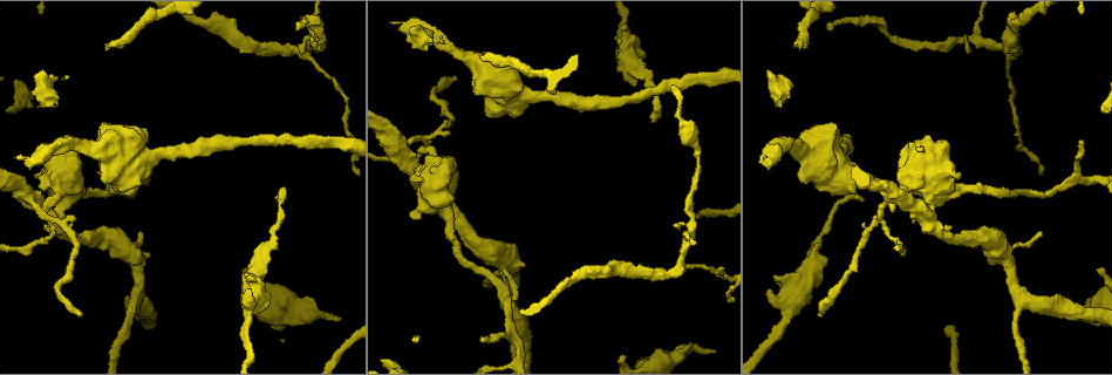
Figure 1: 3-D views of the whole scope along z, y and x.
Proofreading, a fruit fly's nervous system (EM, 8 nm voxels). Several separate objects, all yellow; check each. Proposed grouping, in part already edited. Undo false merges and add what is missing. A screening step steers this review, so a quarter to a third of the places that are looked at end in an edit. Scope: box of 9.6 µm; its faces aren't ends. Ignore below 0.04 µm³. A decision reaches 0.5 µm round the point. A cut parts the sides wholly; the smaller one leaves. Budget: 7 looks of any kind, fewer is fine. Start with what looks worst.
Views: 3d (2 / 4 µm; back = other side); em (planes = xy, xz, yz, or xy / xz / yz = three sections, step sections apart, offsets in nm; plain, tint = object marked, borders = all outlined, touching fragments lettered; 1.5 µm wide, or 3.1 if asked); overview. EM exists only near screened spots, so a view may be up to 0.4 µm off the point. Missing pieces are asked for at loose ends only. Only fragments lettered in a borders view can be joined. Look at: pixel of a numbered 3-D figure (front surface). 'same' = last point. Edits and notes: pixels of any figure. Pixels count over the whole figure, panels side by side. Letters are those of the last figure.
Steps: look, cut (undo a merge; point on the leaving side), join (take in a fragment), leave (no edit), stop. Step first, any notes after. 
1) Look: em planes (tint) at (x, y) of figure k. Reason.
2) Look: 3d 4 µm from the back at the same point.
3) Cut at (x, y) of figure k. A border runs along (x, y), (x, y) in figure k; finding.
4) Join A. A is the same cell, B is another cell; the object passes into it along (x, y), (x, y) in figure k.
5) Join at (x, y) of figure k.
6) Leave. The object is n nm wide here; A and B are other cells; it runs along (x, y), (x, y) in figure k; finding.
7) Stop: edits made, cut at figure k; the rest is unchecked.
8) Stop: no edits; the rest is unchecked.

Look: 3d 4 µm at (246, 288) of figure 1. Free end.

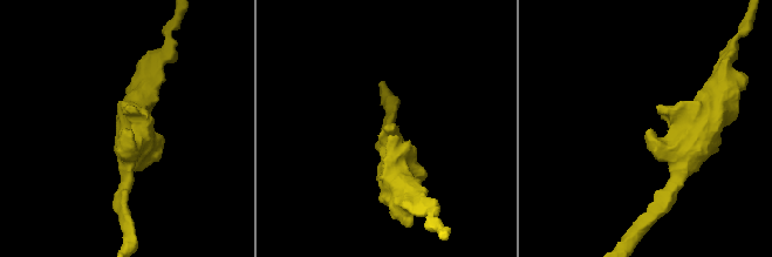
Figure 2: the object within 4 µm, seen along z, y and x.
Look: em yz step 4 (borders) at (383, 127) of figure 2.

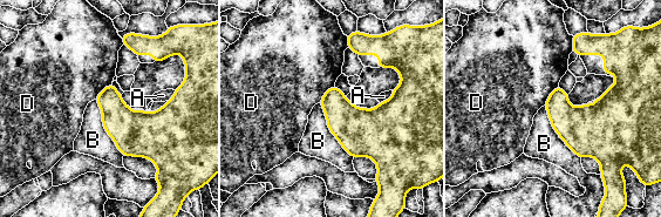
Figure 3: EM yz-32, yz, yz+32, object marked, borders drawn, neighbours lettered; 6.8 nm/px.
Look: em planes (borders) at the same point.

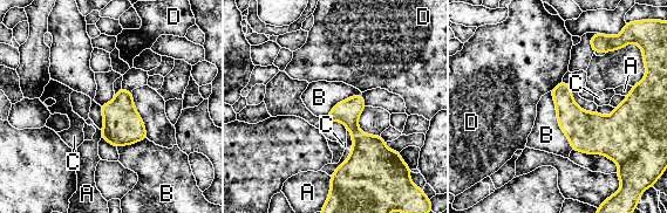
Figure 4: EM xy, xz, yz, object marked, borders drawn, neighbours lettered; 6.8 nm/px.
Leave. The longest contact is with B, 420 nm; A, B, C and D are other cells; a border runs along (550, 91), (557, 123), (572, 149) in figure 4; none of them fits.

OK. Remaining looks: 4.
Look: em planes (borders) at (820, 314) of figure 1.

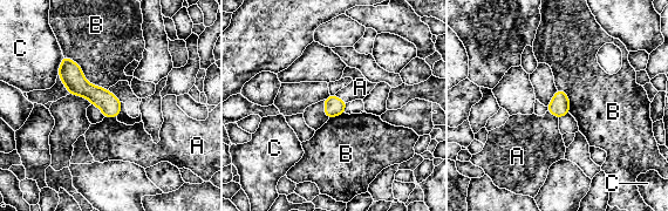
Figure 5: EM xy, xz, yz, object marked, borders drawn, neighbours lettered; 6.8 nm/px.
Join A. The longest contact is with B, 380 nm; A is the same cell, B and C are other cells; the object passes into it along (107, 102), (110, 117), (109, 140) in figure 5; the neuron continues.

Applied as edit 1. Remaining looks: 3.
Look: 3d 4 µm at (676, 269) of figure 1. Sudden change in width.

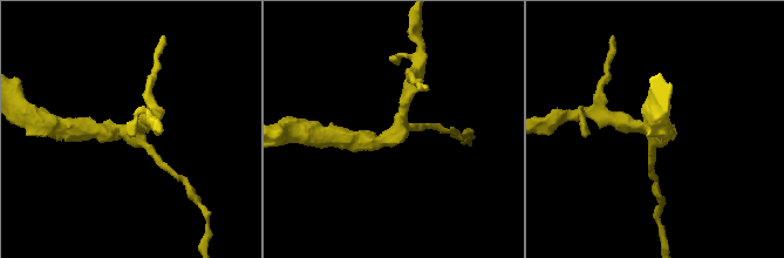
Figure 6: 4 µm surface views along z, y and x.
Look: em planes (plain) at (392, 135) of figure 6.

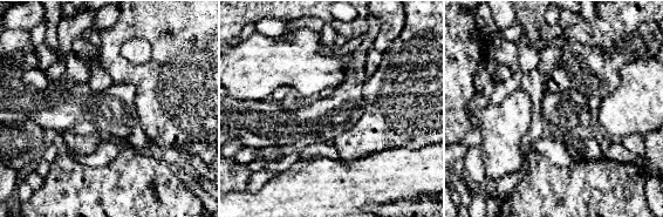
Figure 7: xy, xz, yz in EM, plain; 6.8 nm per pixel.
Look: em planes (borders) at the same point.

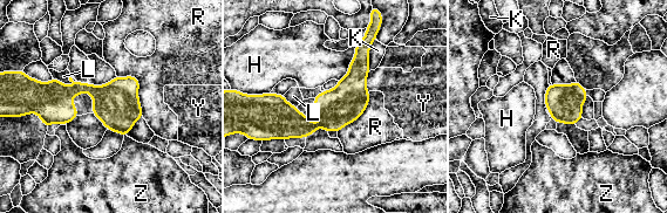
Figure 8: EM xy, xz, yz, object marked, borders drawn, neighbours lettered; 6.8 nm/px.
Leave. H, K, L, R, Y and Z are other cells; 3 arms meet here; it runs along (367, 45), (320, 124), (266, 116) in figure 8; all the same neuron.

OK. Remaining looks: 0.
Stop: edits made, join at figure 5; the rest is unchecked.

